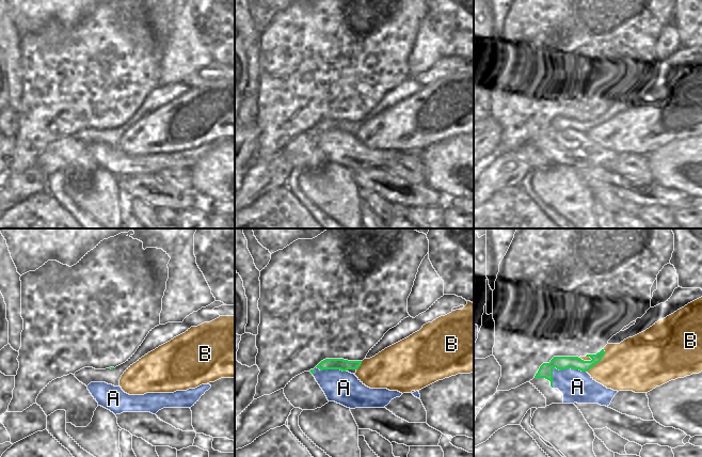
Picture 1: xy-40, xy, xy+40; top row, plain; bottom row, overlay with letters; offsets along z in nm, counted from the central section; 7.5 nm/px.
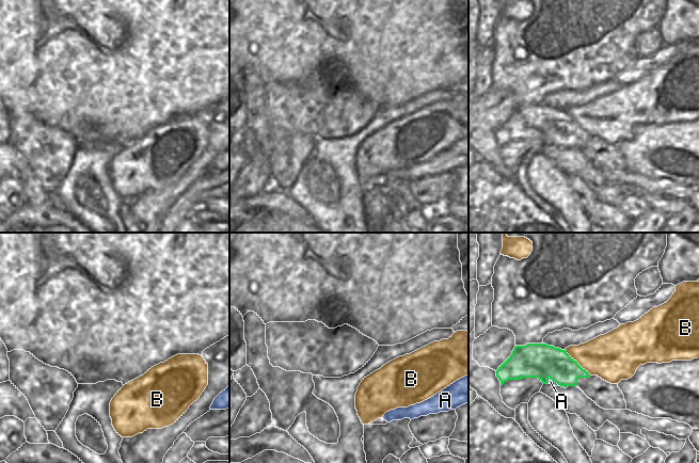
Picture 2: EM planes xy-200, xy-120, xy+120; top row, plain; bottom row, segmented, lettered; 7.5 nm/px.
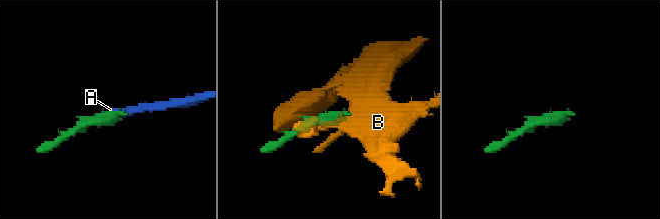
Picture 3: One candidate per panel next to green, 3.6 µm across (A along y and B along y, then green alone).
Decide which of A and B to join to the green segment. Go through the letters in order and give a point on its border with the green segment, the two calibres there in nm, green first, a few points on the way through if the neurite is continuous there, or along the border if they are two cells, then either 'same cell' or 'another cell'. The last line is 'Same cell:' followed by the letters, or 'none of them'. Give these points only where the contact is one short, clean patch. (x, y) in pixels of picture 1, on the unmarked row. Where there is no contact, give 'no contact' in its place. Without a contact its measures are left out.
A: contact xy+40 (560, 130); calibres 110 and 240 nm; way xy+40 (545, 131), (554, 128), (560, 130), (577, 147); same cell
B: contact xy+40 (599, 122); calibres 100 and 380 nm; another cell
Same cell: A

